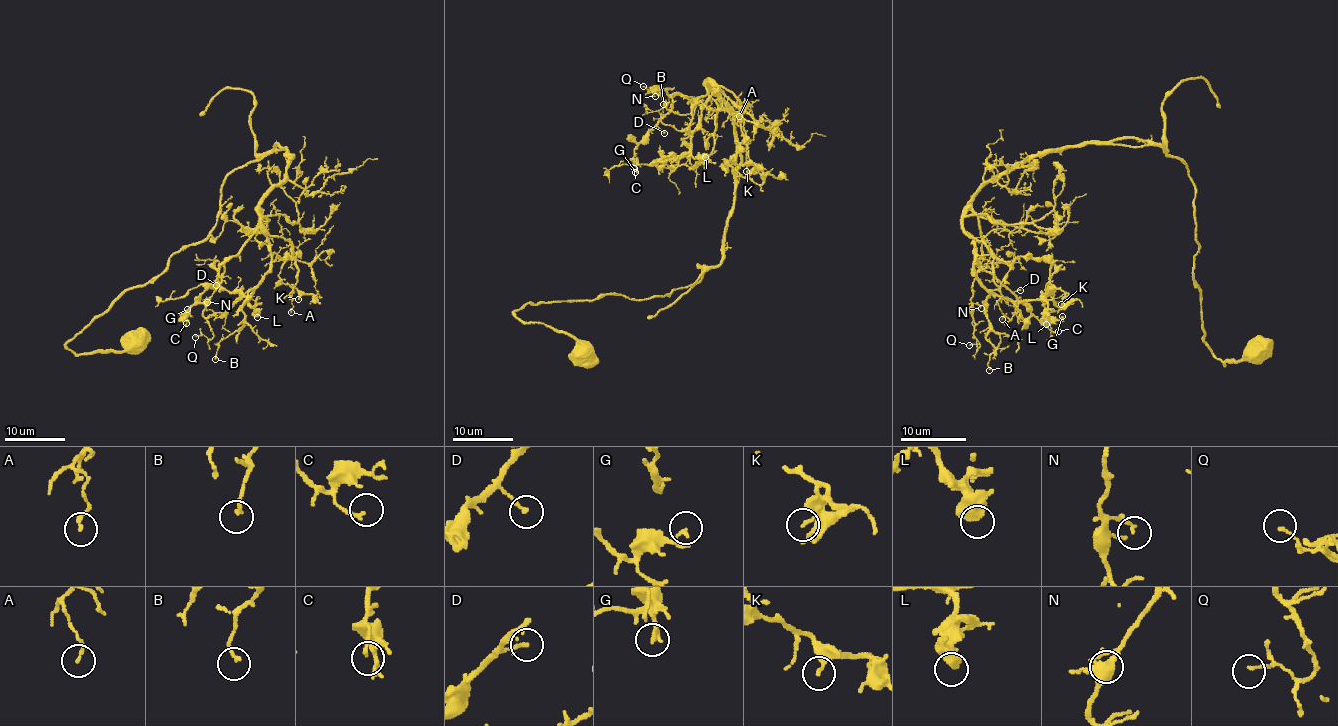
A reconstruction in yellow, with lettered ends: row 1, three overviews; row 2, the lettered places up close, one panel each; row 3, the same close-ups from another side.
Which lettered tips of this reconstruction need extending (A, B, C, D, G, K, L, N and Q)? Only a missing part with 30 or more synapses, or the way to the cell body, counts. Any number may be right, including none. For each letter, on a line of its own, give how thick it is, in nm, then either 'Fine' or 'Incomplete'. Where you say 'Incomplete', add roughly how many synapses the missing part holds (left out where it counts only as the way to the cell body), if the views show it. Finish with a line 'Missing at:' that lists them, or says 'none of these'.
A: Thickness 130 nm. Fine
B: Thickness 150 nm. Fine
C: Thickness 150 nm. Fine
D: Thickness 150 nm. Fine
G: Thickness 100 nm. Fine
K: Thickness 170 nm. Fine
L: Thickness 650 nm. Fine
N: Thickness 130 nm. Fine
Q: Thickness 110 nm. Fine
Missing at: none of these

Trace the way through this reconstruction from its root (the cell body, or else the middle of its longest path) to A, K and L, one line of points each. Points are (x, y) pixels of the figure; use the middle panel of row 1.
A: (584, 355), (565, 332), (514, 312), (669, 296), (715, 268), (740, 151), (710, 79), (739, 99), (739, 116)
K: (584, 355), (514, 312), (669, 296), (722, 259), (740, 151), (710, 79), (739, 99), (727, 160), (746, 171)
L: (584, 355), (514, 312), (669, 296), (715, 268), (740, 151), (710, 79), (692, 134), (705, 157)

